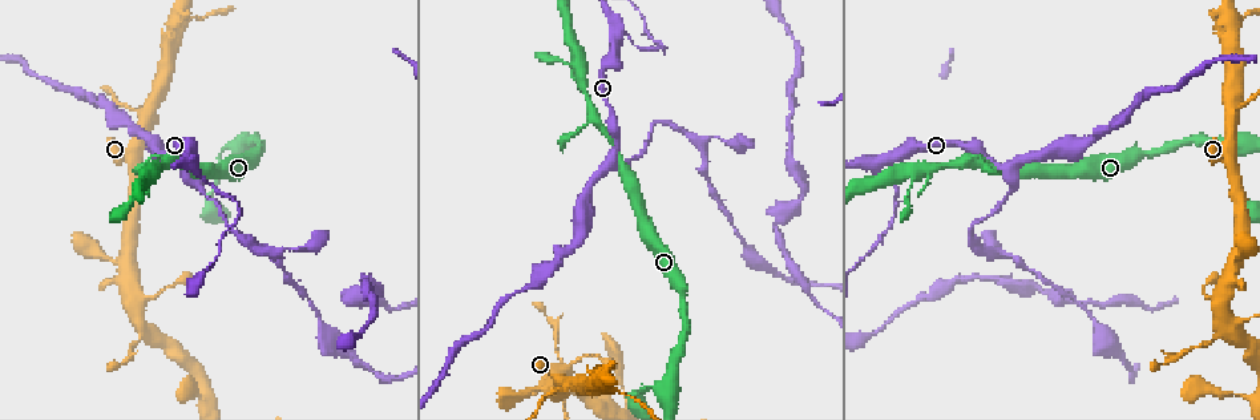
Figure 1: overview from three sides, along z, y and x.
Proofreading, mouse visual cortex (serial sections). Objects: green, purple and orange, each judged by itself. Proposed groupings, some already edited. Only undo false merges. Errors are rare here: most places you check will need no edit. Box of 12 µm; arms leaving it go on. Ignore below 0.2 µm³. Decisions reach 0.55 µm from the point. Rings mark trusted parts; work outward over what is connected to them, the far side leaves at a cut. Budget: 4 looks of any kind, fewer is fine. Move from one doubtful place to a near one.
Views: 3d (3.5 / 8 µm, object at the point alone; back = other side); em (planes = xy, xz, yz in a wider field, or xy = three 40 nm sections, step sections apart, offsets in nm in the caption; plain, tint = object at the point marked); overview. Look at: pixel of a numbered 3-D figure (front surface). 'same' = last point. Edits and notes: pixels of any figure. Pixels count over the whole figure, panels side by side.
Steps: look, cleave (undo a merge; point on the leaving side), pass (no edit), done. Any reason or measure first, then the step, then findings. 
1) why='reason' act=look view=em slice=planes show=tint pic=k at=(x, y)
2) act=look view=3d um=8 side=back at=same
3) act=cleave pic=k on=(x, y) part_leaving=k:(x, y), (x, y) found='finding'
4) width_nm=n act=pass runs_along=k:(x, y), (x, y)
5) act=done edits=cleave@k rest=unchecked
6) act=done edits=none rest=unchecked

why='thick turns thin' act=look view=3d um=3.5 pic=1 at=(879, 165)

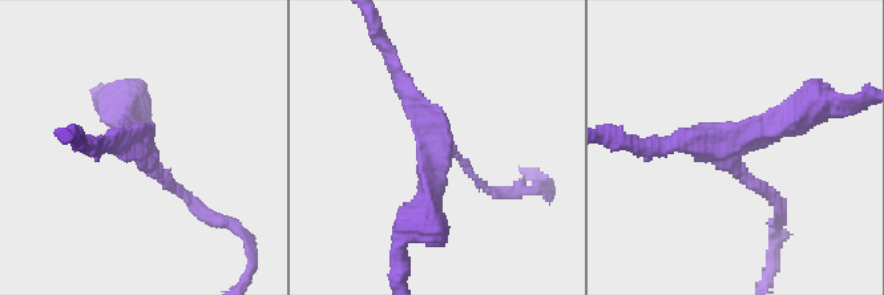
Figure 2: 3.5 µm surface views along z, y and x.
why='now the EM' act=look view=em slice=xy step=3 show=tint pic=2 at=(439, 145)

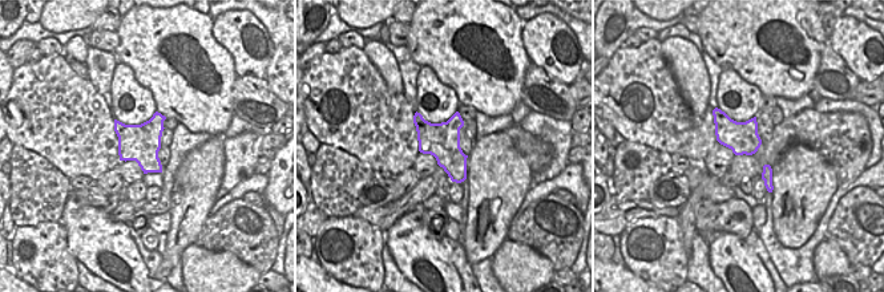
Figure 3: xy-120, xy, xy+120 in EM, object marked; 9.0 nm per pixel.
width_nm=320 act=pass runs_along=2:(128, 110), (144, 154), (193, 203) found='all the same cell'

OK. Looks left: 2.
why='abrupt turn' act=look view=3d um=3.5 pic=1 at=(894, 205)

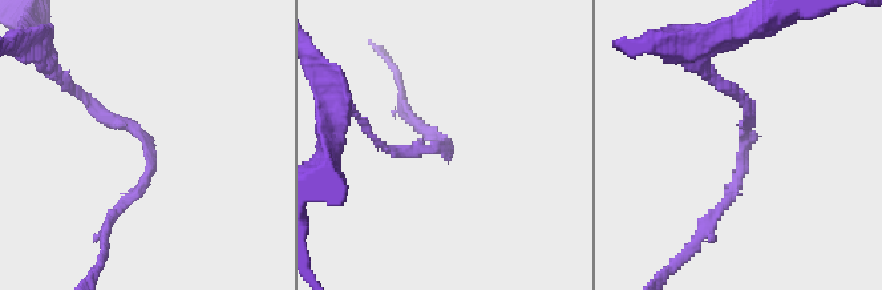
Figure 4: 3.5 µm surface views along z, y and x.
arm_widths_nm=150,150 act=look view=em slice=xy step=3 show=tint pic=4 at=(742, 152)

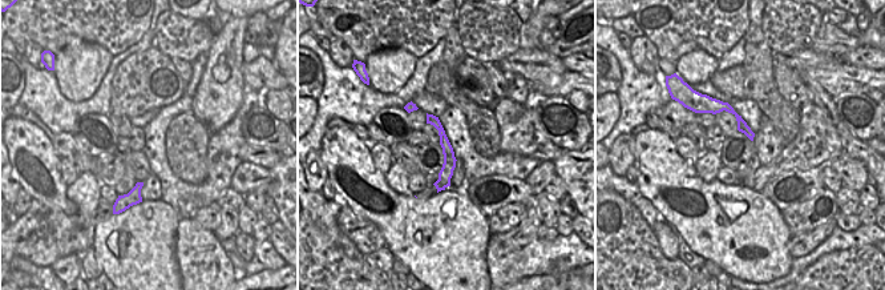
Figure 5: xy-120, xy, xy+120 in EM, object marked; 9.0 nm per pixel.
act=pass runs_along=5:(429, 117), (448, 152), (440, 186) found='continuous, no second cell'

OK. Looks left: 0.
act=done edits=none rest=unchecked

